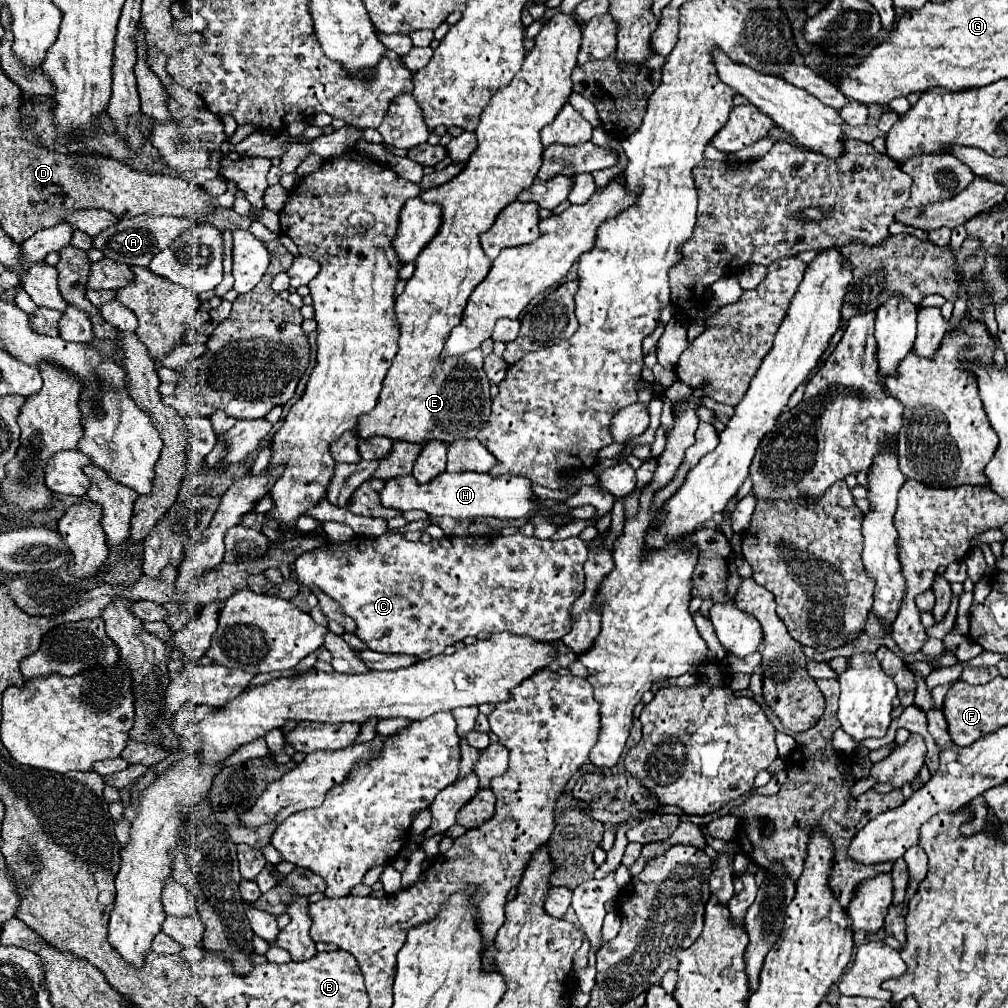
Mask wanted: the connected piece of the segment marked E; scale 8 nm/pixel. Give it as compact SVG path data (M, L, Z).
M554 14L542 32L536 36L536 46L526 54L524 64L516 78L504 86L504 90L498 90L494 98L488 102L488 106L482 112L480 124L476 128L478 146L468 158L464 170L452 178L450 182L438 186L438 188L426 188L420 192L420 198L424 202L438 202L442 206L442 228L438 234L428 242L428 246L420 252L416 262L414 276L406 282L404 292L396 298L396 316L400 320L400 350L384 378L382 392L378 398L378 404L372 412L362 414L358 418L358 436L360 438L372 438L372 436L384 436L390 440L404 440L404 442L426 442L426 440L442 440L446 444L454 440L464 438L476 438L480 432L480 426L488 422L490 414L490 380L486 372L482 370L484 356L482 350L470 350L460 356L448 356L440 360L444 344L448 340L450 330L460 324L464 306L468 302L468 294L486 278L492 262L484 254L478 234L486 232L494 222L496 216L512 204L518 194L532 186L536 172L540 168L542 158L542 142L540 142L540 130L554 122L560 108L568 102L568 96L572 92L572 80L570 74L576 66L576 56L580 50L582 30L572 20L572 16L566 14Z

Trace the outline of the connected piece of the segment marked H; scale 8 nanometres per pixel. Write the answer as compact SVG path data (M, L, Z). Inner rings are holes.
M412 474L388 478L384 488L380 490L380 502L386 508L396 508L400 512L406 510L424 510L428 516L450 516L456 520L476 518L476 516L494 516L506 520L520 520L540 506L534 502L534 494L530 490L528 478L522 476L504 476L504 478L488 478L488 474L438 474L426 484L416 482Z

